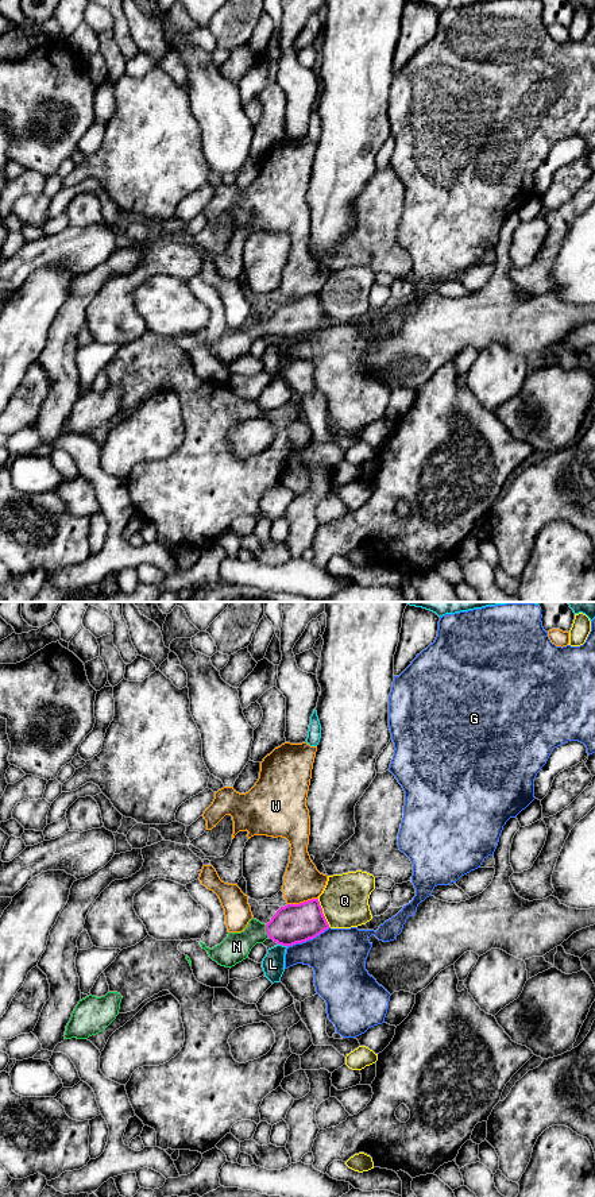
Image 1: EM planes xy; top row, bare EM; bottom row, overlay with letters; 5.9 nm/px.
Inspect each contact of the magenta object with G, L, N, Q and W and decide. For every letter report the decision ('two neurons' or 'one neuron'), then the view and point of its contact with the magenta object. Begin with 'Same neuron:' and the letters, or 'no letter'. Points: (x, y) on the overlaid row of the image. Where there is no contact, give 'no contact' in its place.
Same neuron: N
G: two neurons | xy (308, 939)
L: two neurons | xy (284, 945)
N: one neuron | xy (266, 931)
Q: two neurons | xy (321, 912)
W: two neurons | xy (304, 902)

